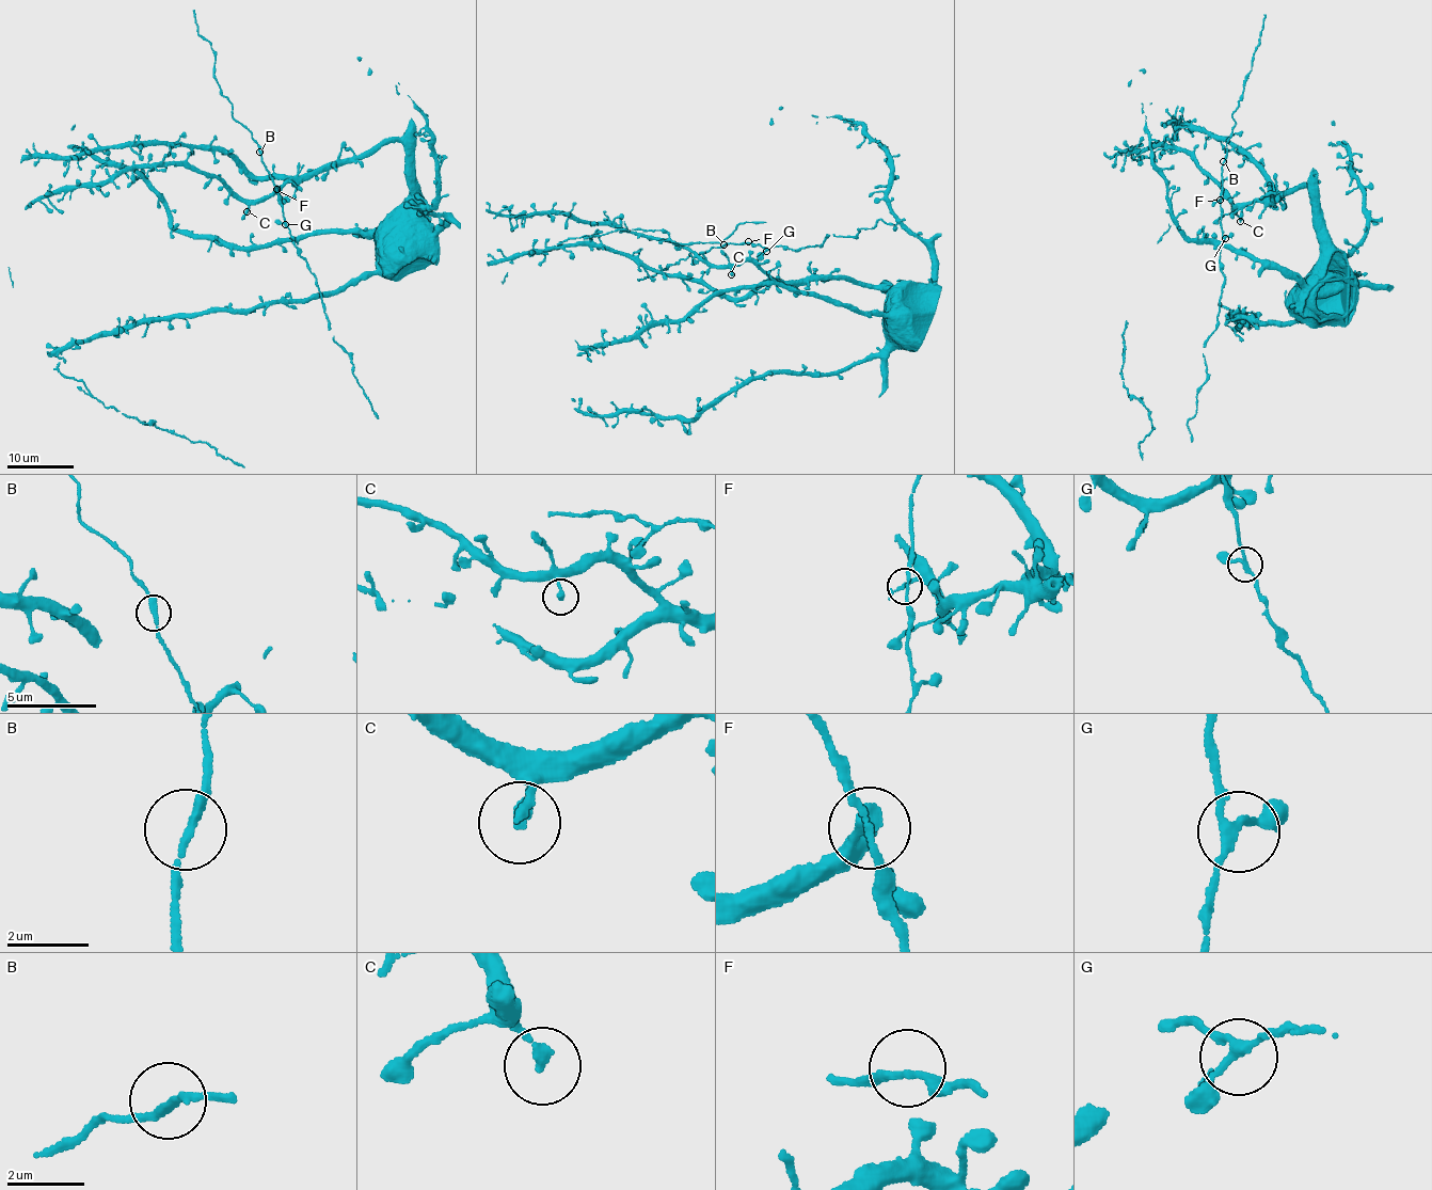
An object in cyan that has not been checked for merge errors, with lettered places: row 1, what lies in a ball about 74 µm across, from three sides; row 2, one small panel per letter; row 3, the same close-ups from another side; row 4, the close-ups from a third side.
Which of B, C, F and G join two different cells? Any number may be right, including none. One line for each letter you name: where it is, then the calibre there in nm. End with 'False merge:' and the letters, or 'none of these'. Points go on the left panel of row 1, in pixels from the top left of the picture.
False merge: none of these

